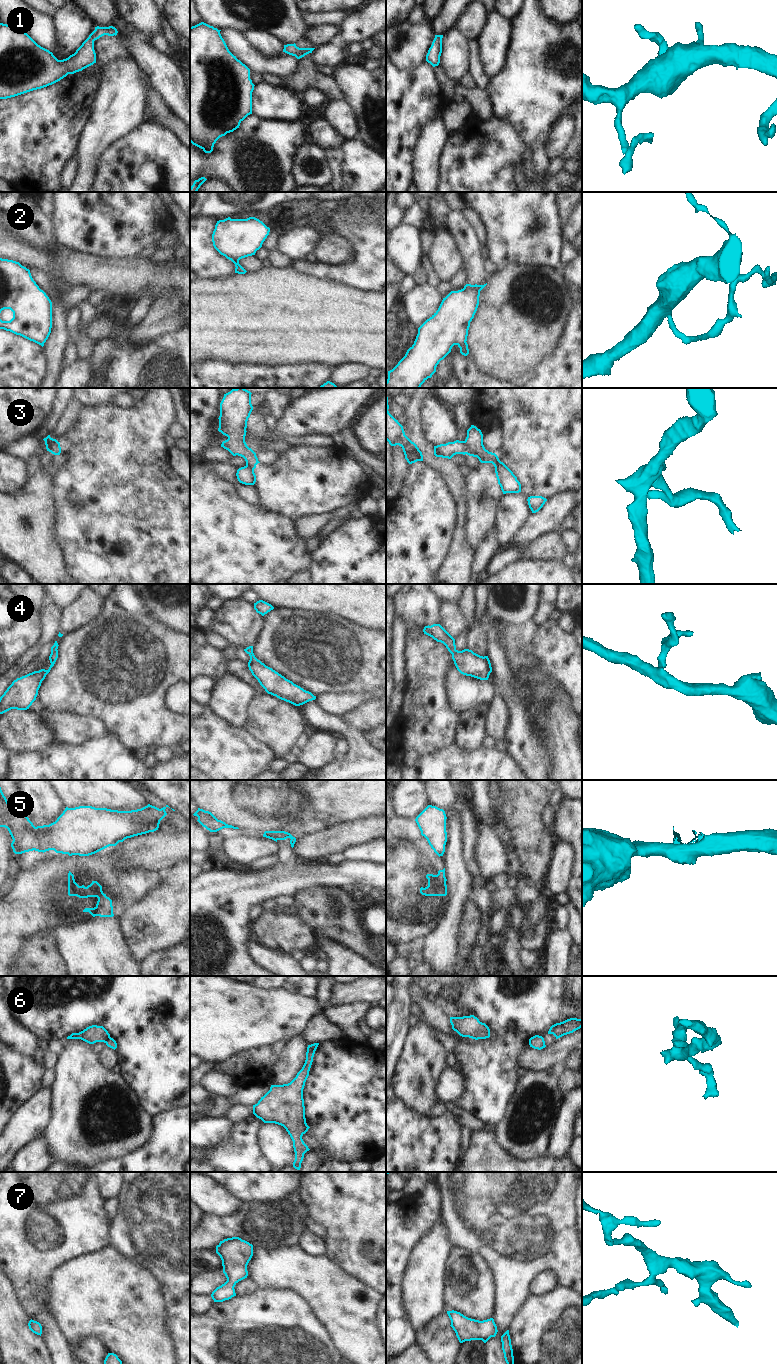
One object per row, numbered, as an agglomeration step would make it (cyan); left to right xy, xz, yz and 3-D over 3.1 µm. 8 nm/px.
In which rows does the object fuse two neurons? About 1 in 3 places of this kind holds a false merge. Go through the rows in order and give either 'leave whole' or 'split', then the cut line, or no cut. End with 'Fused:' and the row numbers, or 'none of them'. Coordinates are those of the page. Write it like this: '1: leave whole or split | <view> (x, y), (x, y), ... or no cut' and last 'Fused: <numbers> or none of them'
1: leave whole | no cut
2: leave whole | no cut
3: split | xy (56, 440), (52, 447), (52, 453)
4: leave whole | no cut
5: split | xz (265, 832), (268, 832)
6: split | xy (109, 1036), (104, 1042)
7: leave whole | no cut
Fused: 3, 5, 6

